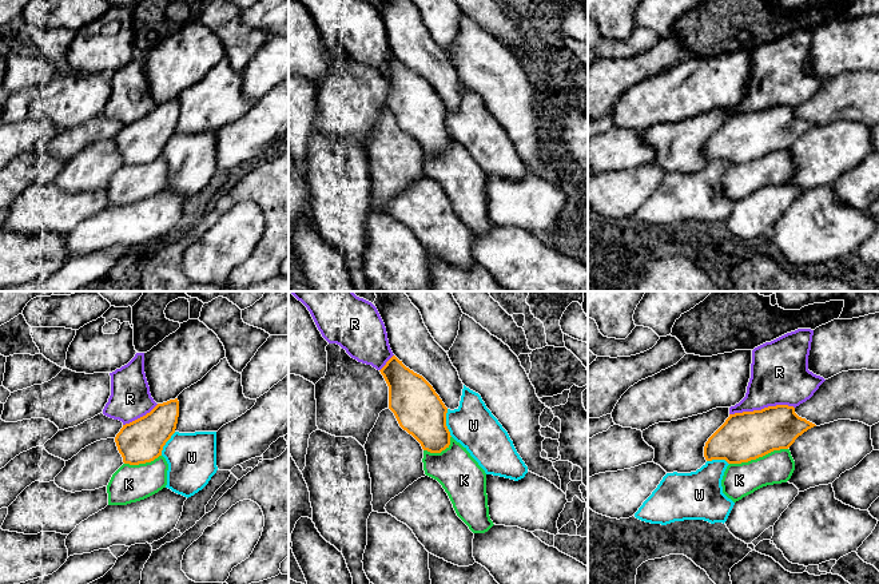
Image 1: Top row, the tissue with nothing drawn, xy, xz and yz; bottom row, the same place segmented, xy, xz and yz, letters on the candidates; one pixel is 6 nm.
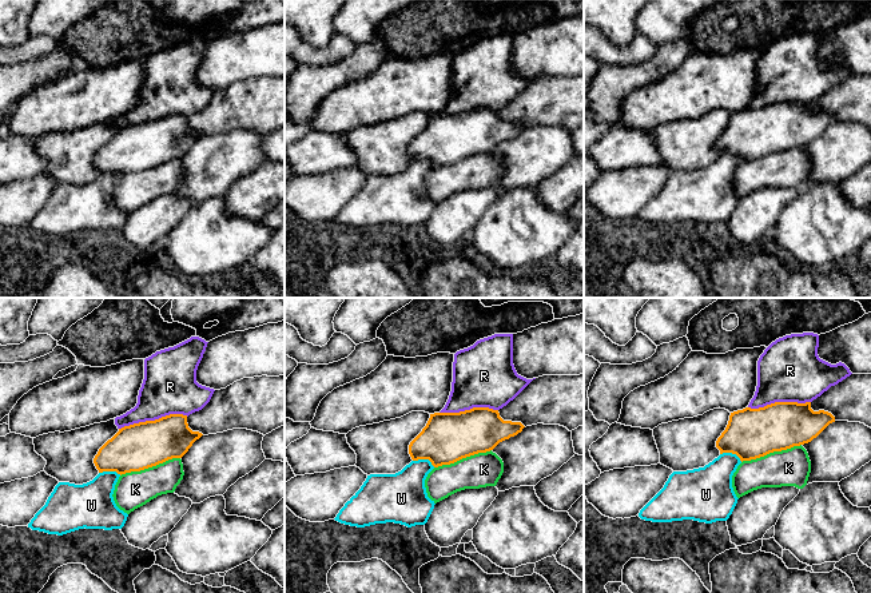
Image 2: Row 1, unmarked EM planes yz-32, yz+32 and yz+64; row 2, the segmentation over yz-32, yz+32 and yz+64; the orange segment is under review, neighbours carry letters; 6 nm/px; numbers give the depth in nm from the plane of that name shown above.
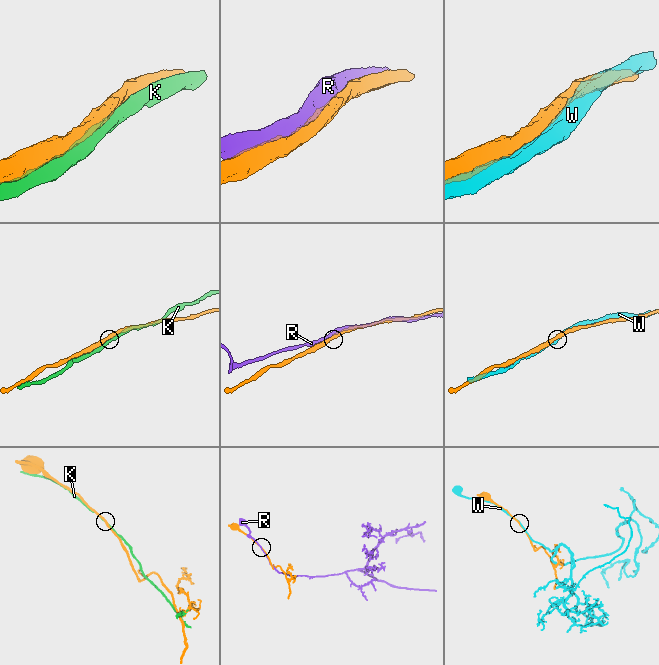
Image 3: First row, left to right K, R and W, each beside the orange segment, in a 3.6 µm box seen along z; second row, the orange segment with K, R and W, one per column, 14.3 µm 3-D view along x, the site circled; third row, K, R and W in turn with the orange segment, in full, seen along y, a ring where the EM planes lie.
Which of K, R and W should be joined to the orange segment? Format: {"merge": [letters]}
{"merge": []}

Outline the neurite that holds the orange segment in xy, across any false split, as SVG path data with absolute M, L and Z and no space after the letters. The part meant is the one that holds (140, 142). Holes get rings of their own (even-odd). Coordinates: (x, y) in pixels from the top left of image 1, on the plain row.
M178 99L158 104L146 116L123 126L115 138L124 164L139 166L162 156L163 147L175 134L179 118Z

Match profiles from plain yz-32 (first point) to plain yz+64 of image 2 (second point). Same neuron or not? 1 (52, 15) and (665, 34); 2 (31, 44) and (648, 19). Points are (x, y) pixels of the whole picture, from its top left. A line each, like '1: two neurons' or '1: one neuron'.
1: one neuron
2: two neurons

